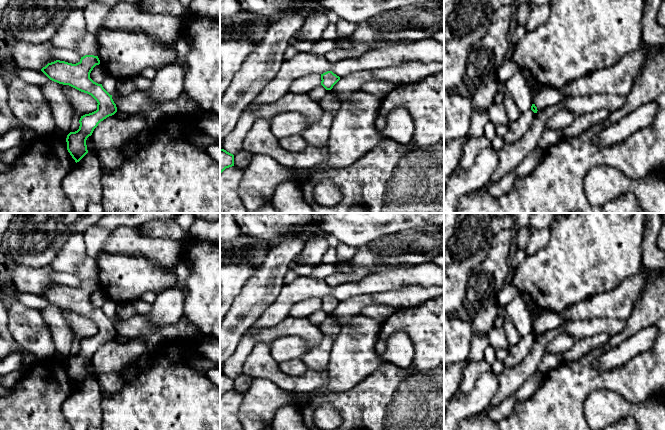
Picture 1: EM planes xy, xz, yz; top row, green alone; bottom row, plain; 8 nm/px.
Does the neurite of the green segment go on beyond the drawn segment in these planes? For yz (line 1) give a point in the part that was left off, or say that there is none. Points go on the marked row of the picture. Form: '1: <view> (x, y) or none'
1: none

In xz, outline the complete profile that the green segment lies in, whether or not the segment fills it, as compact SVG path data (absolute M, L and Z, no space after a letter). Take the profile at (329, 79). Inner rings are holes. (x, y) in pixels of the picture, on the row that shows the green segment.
M327 71L321 74L321 85L326 90L331 90L333 86L340 80L340 77L334 74L332 71Z

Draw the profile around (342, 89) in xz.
M419 61L404 62L373 70L360 70L340 77L331 92L342 103L351 94L361 89L364 83L370 81L388 81L400 85L417 82L441 71L444 71L444 62L421 63Z

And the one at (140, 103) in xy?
M135 90L131 95L112 95L117 111L129 116L140 115L149 128L153 128L161 120L168 117L191 117L203 114L203 110L182 92L176 99L154 101L147 91Z

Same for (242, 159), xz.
M242 149L234 155L234 166L244 170L251 162L253 154Z

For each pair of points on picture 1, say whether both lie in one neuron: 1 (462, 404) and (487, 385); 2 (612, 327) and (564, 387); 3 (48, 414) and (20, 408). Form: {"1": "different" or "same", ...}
{"1": "same", "2": "different", "3": "same"}

